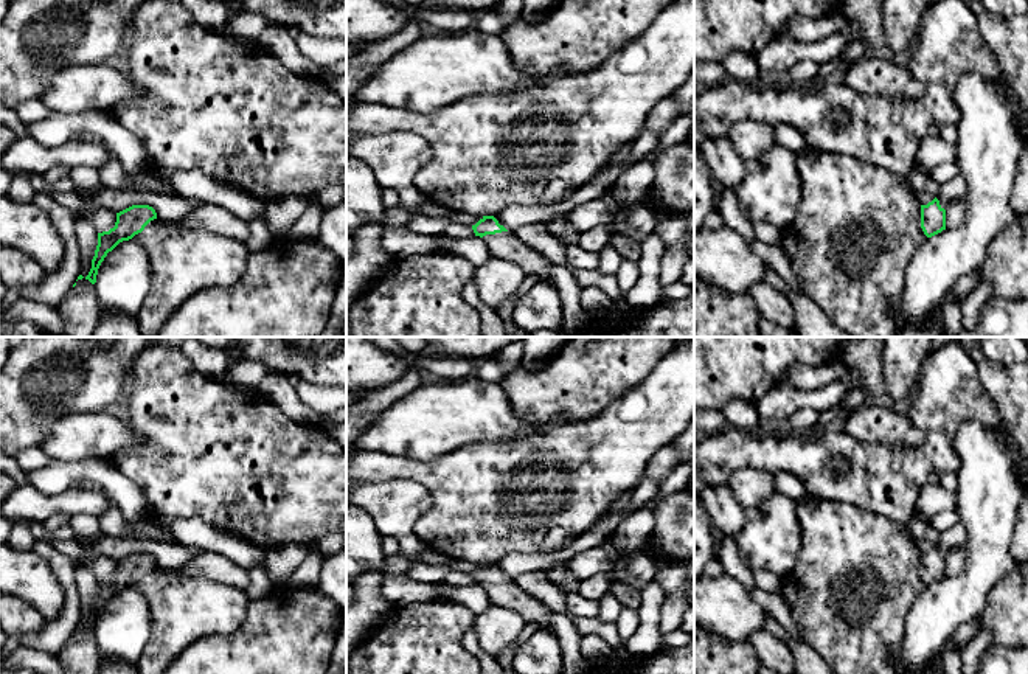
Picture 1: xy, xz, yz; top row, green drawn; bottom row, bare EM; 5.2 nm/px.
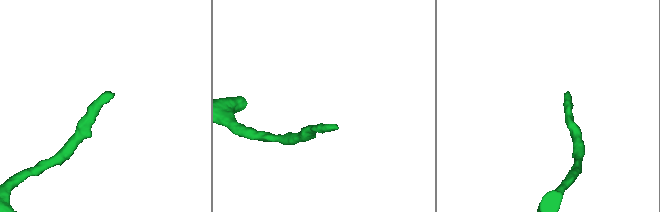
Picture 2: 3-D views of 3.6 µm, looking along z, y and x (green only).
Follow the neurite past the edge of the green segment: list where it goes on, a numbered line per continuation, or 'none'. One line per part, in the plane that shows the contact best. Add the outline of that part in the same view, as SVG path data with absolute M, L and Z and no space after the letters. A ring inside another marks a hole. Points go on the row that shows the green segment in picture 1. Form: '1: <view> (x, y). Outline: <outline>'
1: xz (505, 246). Outline: M502 231L483 236L491 250L491 259L514 262L522 267L525 275L534 275L539 281L551 283L551 262L534 248L530 248L512 231Z

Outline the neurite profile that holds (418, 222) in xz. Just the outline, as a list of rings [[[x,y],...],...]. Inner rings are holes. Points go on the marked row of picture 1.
[[[452,210],[444,217],[429,217],[419,211],[413,211],[408,222],[404,225],[404,228],[421,235],[438,236],[450,224],[461,224],[466,227],[472,227],[480,219],[483,219],[483,216],[474,216],[474,214],[458,213]]]

